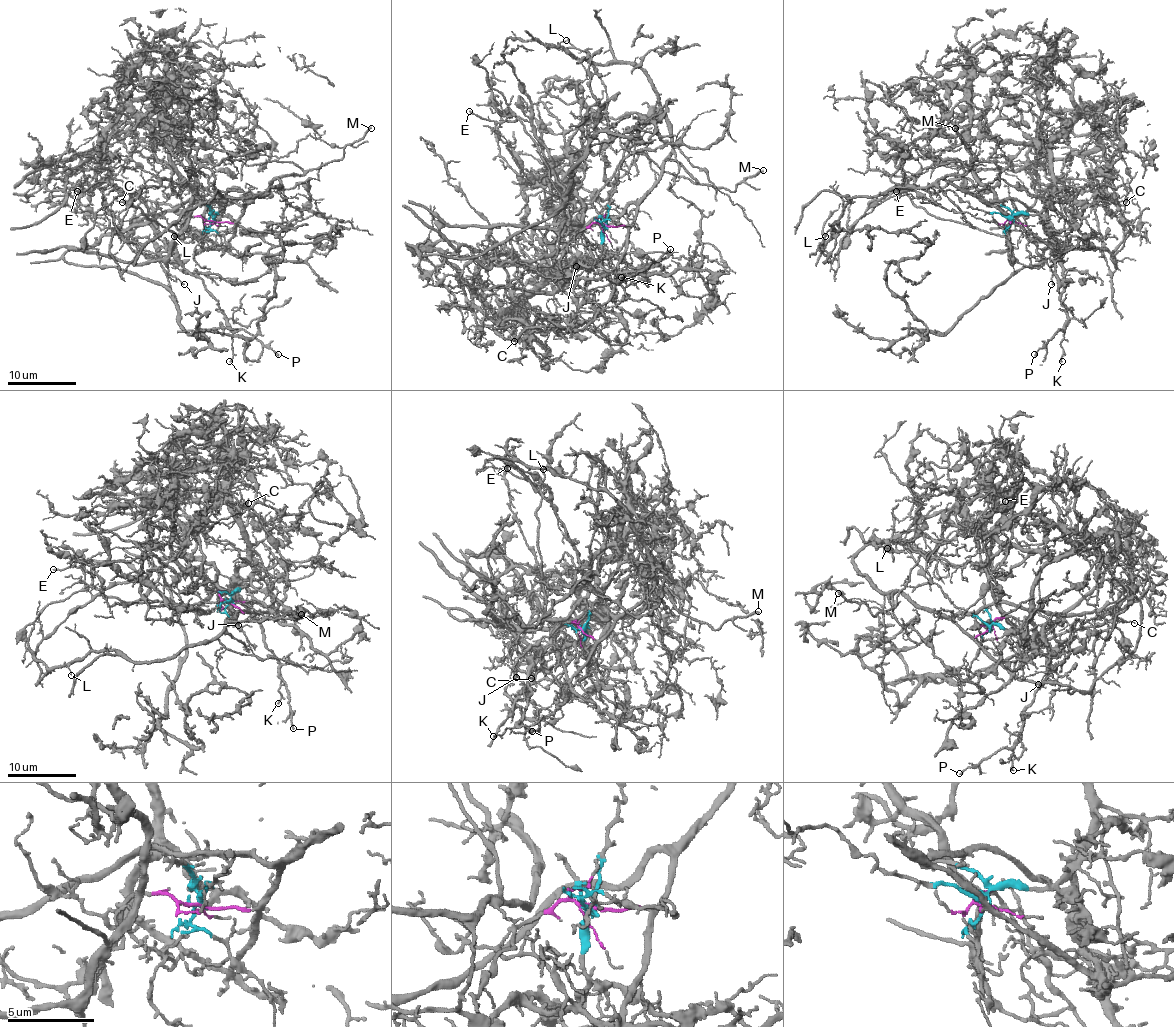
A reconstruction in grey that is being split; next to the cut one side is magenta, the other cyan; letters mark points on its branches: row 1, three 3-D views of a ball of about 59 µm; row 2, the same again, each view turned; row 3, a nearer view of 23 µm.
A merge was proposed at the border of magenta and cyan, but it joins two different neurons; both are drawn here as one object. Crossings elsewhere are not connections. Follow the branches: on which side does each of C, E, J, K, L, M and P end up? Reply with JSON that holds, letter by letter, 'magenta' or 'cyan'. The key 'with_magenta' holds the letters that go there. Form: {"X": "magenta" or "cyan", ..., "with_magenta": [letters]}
{"C": "cyan", "E": "cyan", "J": "magenta", "K": "cyan", "L": "magenta", "M": "magenta", "P": "cyan", "with_magenta": ["J", "L", "M"]}

